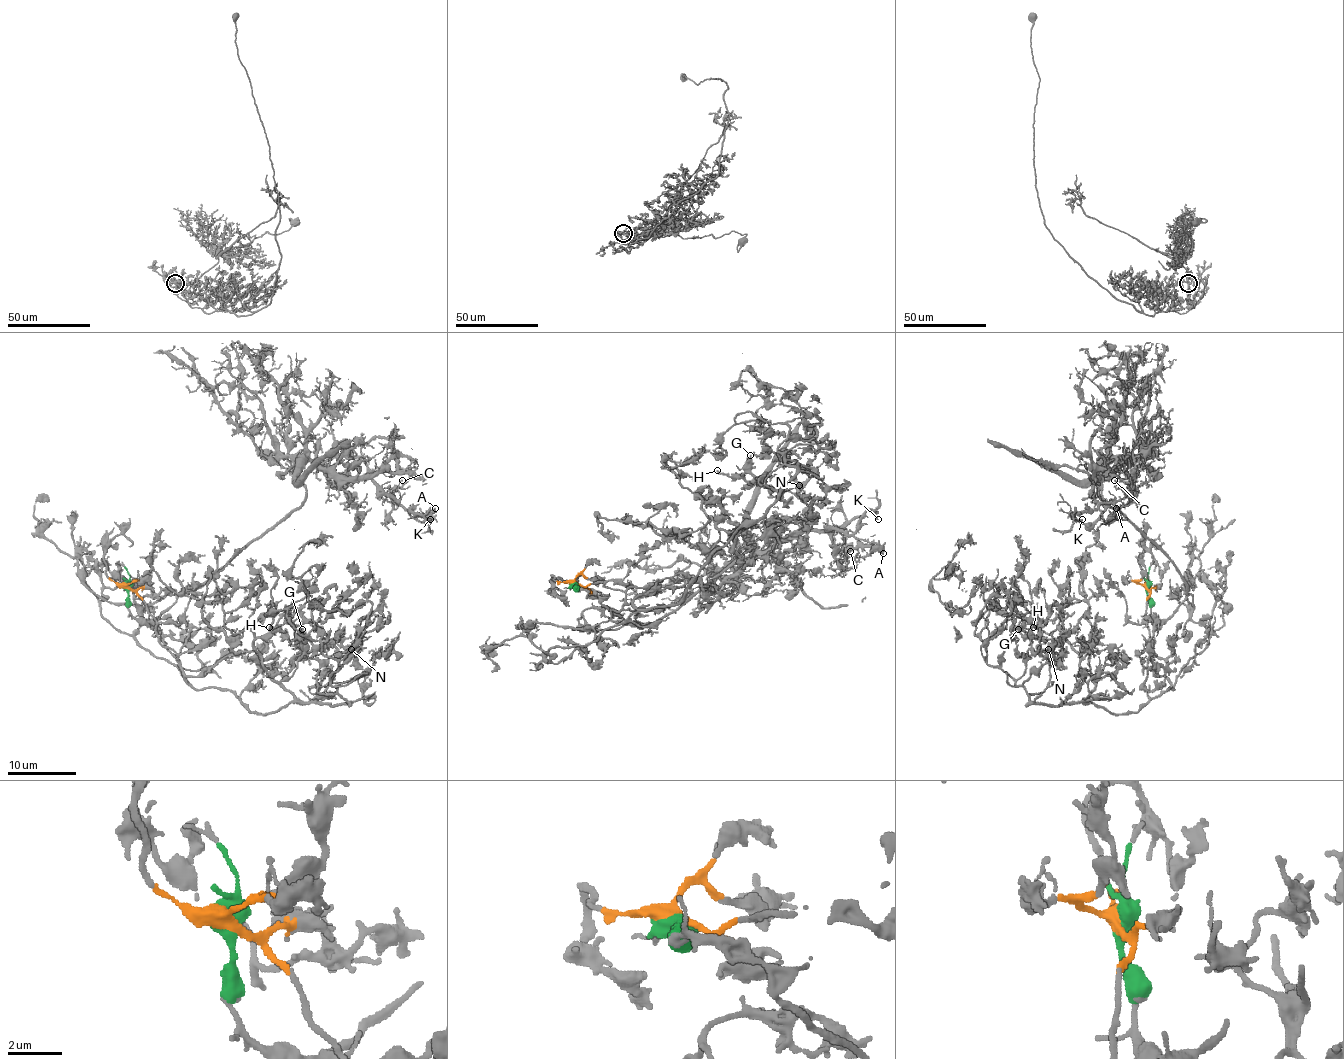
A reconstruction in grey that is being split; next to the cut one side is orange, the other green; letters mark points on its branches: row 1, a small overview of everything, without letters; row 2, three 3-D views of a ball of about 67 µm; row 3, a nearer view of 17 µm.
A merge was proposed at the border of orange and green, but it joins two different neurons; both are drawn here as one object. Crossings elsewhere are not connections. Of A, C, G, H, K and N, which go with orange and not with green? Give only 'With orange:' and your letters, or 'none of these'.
With orange: G, H, N

